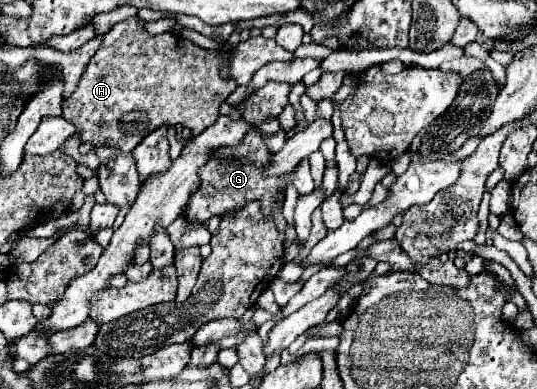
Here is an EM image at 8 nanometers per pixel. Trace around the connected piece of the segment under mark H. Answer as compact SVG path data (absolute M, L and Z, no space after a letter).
M140 17L126 19L112 27L104 39L96 55L90 59L78 89L74 95L64 101L64 117L74 123L78 131L82 131L82 143L92 143L100 147L102 143L110 143L110 147L122 147L122 151L132 151L146 135L162 125L182 125L192 131L192 135L200 135L210 125L216 123L220 115L220 105L226 103L228 95L238 87L234 79L220 77L220 63L224 57L218 51L202 49L188 39L176 37L172 33L162 33L150 37L144 29L144 21Z

